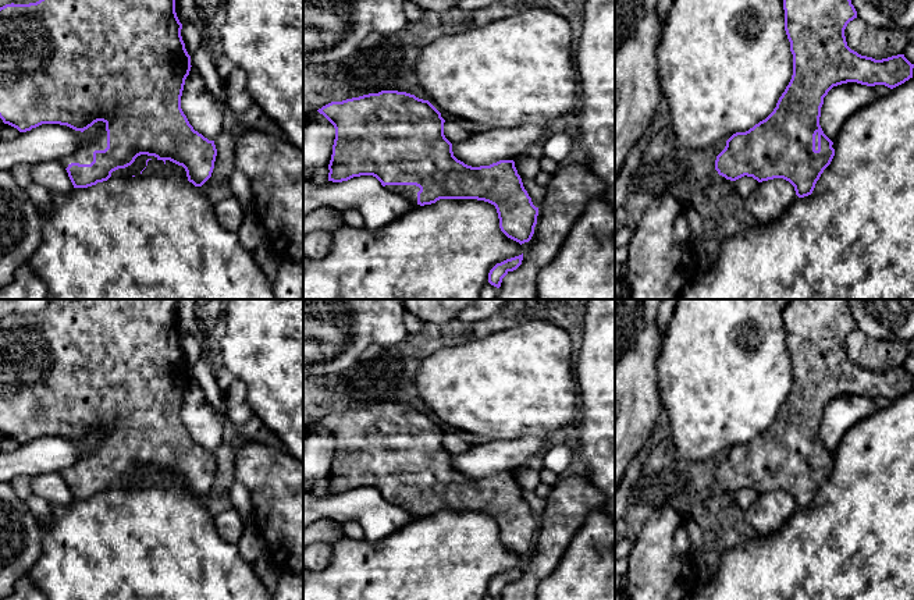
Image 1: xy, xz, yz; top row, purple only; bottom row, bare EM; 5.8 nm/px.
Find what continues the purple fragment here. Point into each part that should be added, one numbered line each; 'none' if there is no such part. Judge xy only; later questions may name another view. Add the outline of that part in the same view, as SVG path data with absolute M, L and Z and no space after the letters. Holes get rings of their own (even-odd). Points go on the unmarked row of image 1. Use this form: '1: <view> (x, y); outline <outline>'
1: xy (84, 467); outline M97 433L95 434L95 445L86 451L83 451L77 462L61 471L60 475L67 480L71 475L79 476L90 476L93 473L95 462L104 462L107 459L107 443L106 434Z

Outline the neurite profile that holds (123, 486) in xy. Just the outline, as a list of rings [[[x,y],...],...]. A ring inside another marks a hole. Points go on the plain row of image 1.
[[[141,466],[135,473],[111,484],[107,493],[88,500],[74,500],[67,507],[50,505],[53,518],[43,529],[43,550],[36,564],[28,571],[35,586],[47,600],[274,600],[273,592],[266,587],[256,575],[250,562],[245,561],[236,544],[225,542],[213,523],[213,516],[188,493],[186,483],[170,472],[159,472],[154,468]]]

